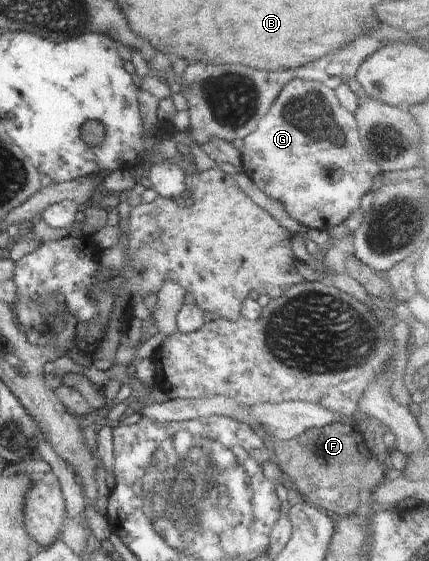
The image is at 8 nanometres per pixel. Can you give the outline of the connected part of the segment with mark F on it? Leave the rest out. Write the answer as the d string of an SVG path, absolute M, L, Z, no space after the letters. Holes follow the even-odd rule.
M340 422L338 426L332 423L310 428L292 440L270 444L270 448L283 473L291 475L297 490L306 496L304 500L315 507L326 508L326 511L334 510L336 517L354 514L360 504L360 492L372 490L372 486L382 480L380 466L384 466L383 460L372 453L363 434L353 423ZM326 488L332 488L330 492L338 488L338 498L334 500L334 496L322 496L320 490L324 492Z

